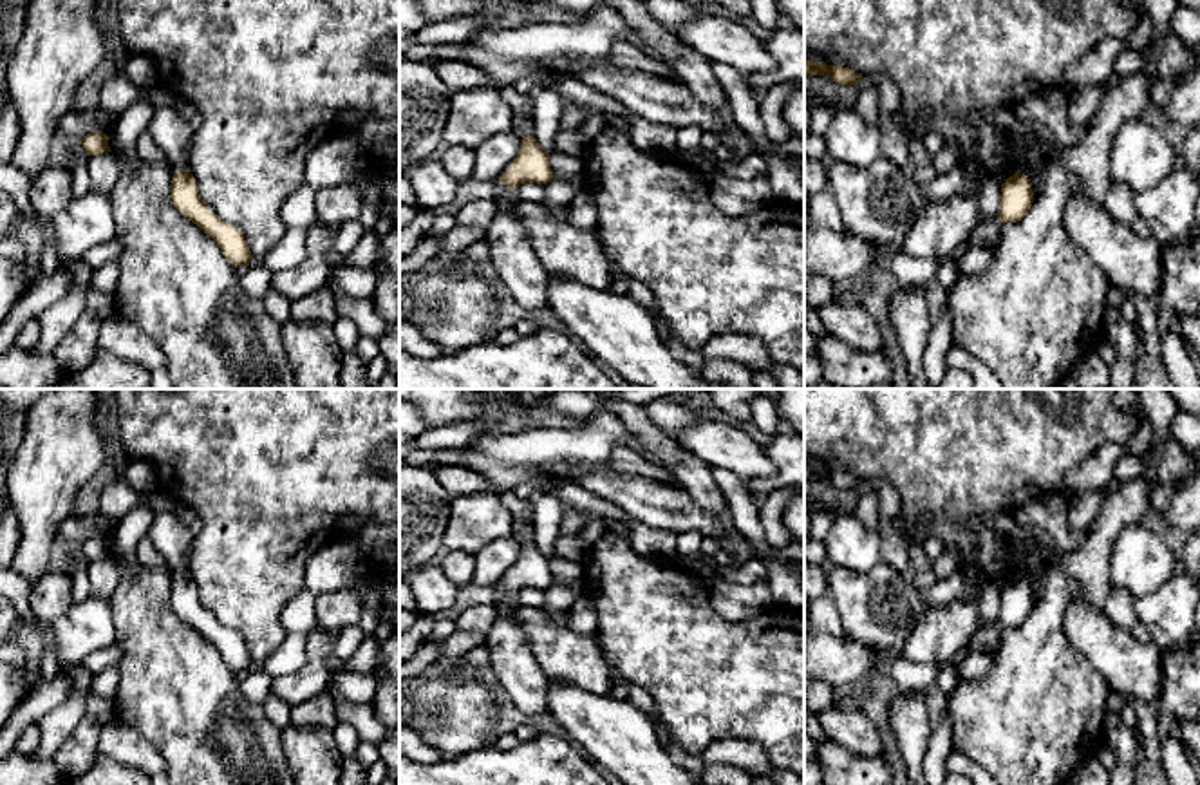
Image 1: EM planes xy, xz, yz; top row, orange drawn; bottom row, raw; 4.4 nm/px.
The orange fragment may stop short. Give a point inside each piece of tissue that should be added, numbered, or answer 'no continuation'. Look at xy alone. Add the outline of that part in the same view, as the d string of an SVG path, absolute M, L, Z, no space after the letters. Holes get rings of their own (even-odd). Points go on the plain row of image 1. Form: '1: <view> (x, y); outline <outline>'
no continuation

